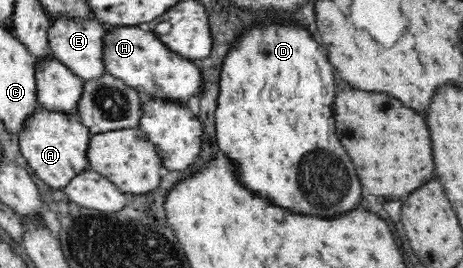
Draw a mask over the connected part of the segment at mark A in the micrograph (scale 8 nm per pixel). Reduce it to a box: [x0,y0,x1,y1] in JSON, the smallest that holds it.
[18,103,91,188]

